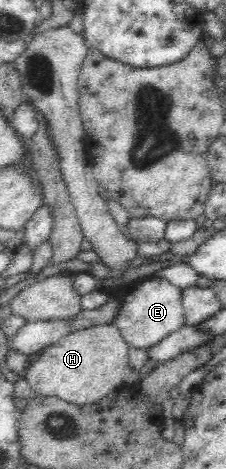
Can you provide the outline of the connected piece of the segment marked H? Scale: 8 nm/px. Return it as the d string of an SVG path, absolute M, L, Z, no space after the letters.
M114 321L105 324L91 325L65 335L58 343L53 343L30 358L25 369L25 380L34 395L56 396L74 405L90 405L106 397L112 390L120 387L124 373L128 369L129 345L122 337L121 331Z

